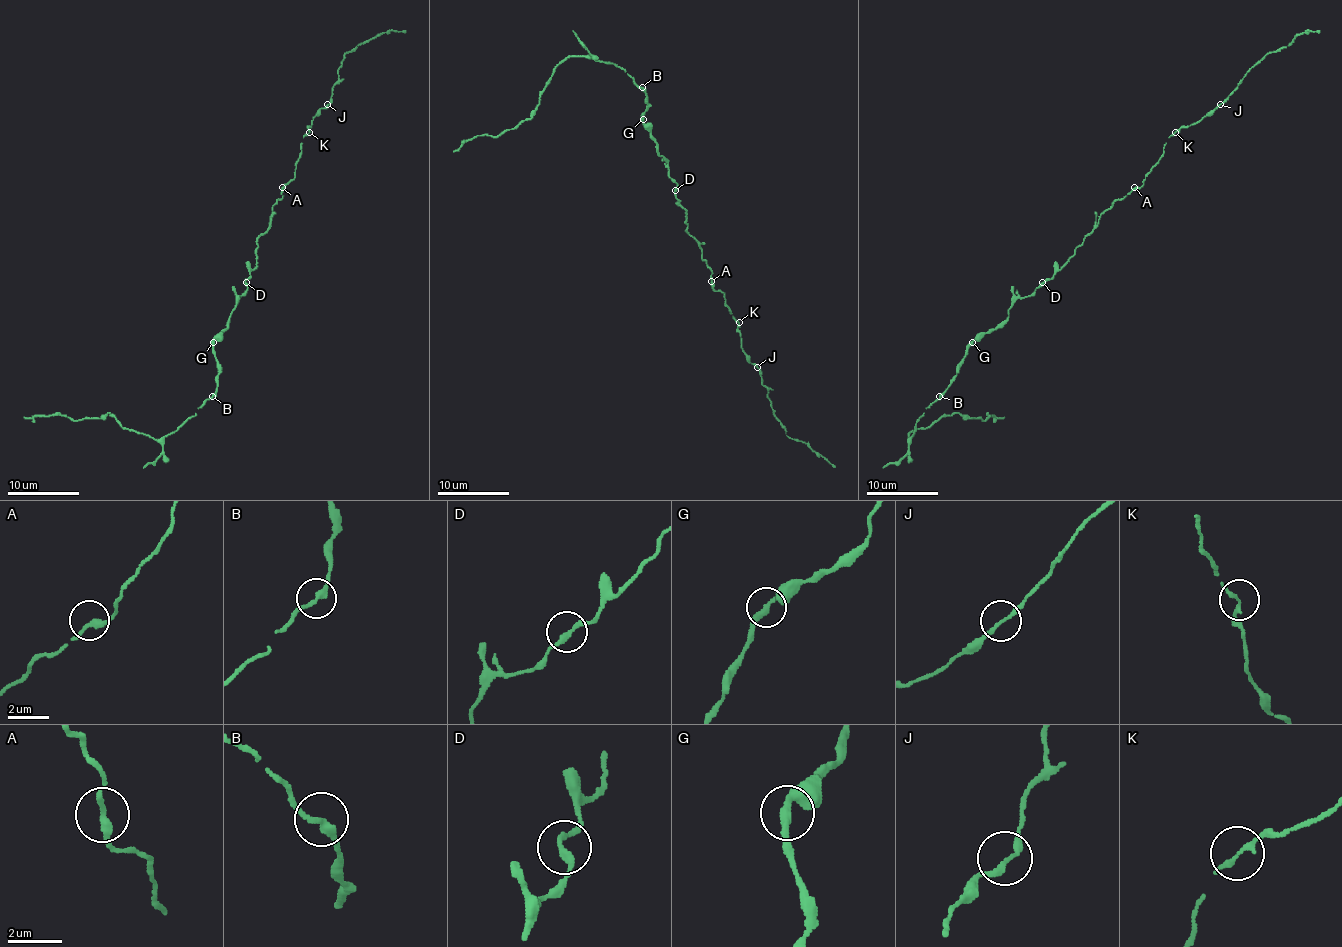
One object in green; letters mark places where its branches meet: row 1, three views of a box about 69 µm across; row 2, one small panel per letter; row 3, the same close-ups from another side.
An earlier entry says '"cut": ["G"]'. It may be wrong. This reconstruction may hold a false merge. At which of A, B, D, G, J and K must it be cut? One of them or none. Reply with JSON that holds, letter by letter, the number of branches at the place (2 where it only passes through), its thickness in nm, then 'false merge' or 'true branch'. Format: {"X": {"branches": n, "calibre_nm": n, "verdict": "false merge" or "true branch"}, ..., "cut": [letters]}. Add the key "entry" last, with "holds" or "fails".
{"A": {"branches": 2, "calibre_nm": 240, "verdict": "true branch"}, "B": {"branches": 2, "calibre_nm": 260, "verdict": "true branch"}, "D": {"branches": 2, "calibre_nm": 240, "verdict": "true branch"}, "G": {"branches": 2, "calibre_nm": 260, "verdict": "true branch"}, "J": {"branches": 2, "calibre_nm": 180, "verdict": "true branch"}, "K": {"branches": 2, "calibre_nm": 170, "verdict": "true branch"}, "cut": [], "entry": "fails"}

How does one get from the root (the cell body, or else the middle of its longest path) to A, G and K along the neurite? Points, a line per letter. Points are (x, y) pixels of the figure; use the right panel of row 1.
A: (1044, 282), (1075, 253), (1100, 216), (1134, 187)
G: (1044, 282), (1028, 297), (1019, 297), (1003, 322), (981, 332), (972, 341)
K: (1044, 282), (1075, 253), (1105, 210), (1143, 185), (1143, 180), (1159, 160), (1168, 137), (1175, 131)

